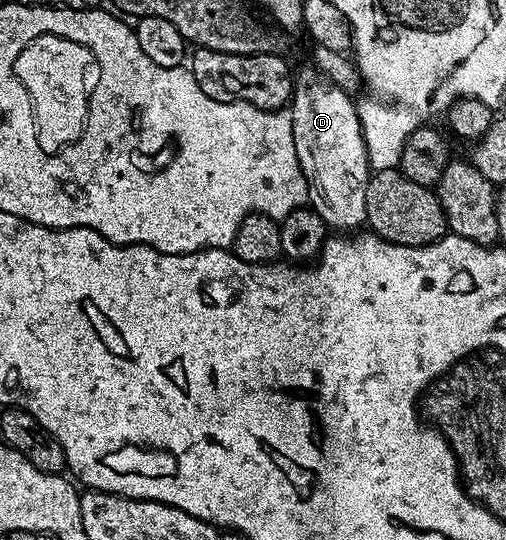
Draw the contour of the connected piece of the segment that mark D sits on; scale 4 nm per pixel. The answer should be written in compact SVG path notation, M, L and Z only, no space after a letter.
M316 67L308 68L301 74L299 72L296 74L291 98L295 155L309 190L308 204L324 219L330 230L357 231L366 224L367 199L365 196L371 176L369 156L363 139L357 106L354 98L344 93L335 83L331 83L329 77L325 77Z

